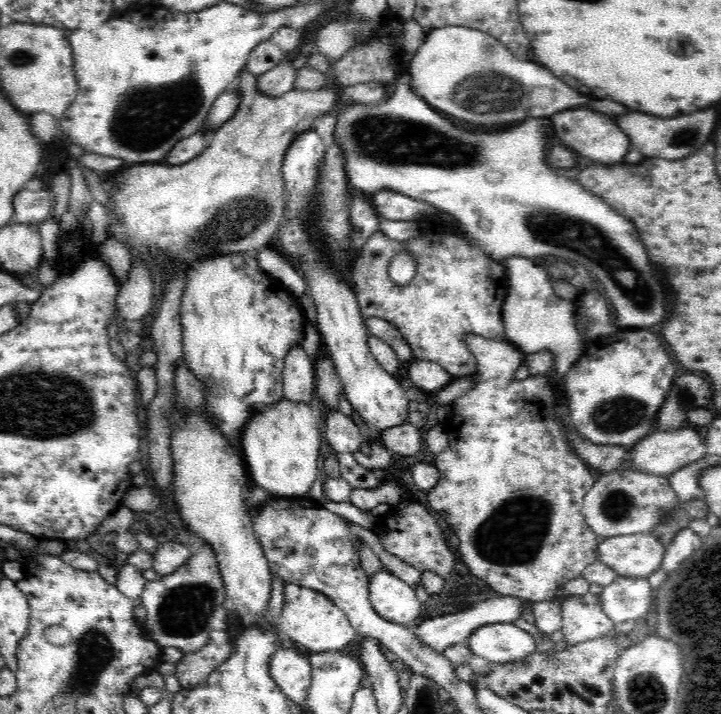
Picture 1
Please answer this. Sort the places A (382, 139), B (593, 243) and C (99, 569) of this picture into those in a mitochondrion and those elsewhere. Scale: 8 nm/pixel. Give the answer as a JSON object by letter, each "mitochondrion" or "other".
{"A":"mitochondrion","B":"mitochondrion","C":"other"}

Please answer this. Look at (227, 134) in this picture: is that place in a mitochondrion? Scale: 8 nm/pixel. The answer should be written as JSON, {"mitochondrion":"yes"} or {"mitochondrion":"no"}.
{"mitochondrion":"no"}

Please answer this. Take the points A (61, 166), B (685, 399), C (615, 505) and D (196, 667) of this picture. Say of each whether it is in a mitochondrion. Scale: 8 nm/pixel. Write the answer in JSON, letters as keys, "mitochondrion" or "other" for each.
{"A":"other","B":"mitochondrion","C":"mitochondrion","D":"other"}

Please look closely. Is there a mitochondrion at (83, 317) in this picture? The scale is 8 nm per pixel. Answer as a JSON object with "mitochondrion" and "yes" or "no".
{"mitochondrion":"no"}

